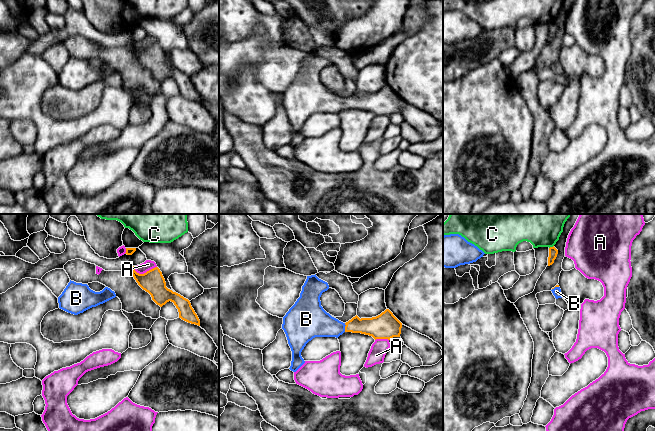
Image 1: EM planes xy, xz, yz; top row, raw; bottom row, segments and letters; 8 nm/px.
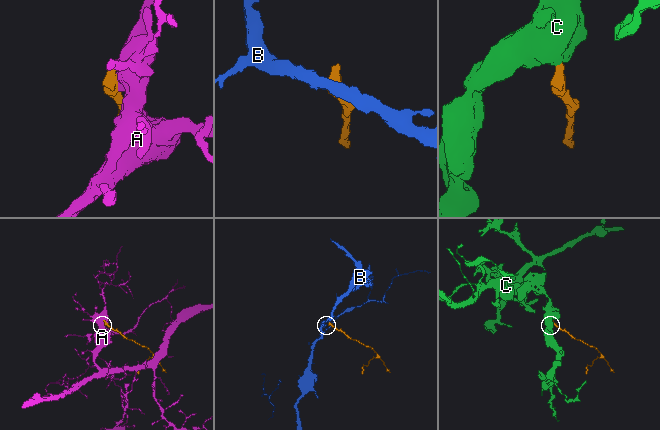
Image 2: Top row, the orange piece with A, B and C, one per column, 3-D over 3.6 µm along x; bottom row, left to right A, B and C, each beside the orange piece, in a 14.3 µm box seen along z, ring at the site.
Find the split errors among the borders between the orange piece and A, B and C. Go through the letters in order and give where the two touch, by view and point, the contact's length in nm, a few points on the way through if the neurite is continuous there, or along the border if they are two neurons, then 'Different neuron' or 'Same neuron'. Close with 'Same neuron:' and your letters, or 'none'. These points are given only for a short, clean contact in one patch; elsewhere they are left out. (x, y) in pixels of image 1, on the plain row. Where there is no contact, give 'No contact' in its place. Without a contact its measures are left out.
A: Touches orange at xy (146, 48). Shared border 190 nm. Different neuron
B: Touches orange at xz (345, 103). Shared border 70 nm. Path across: xz (376, 103), (345, 103), (330, 103), (315, 98). Same neuron
C: Touches orange at yz (551, 23). Shared border 50 nm. Boundary: yz (553, 21), (549, 24). Different neuron
Same neuron: B

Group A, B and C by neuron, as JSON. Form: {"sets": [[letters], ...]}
{"sets": [["A"], ["B"], ["C"]]}

